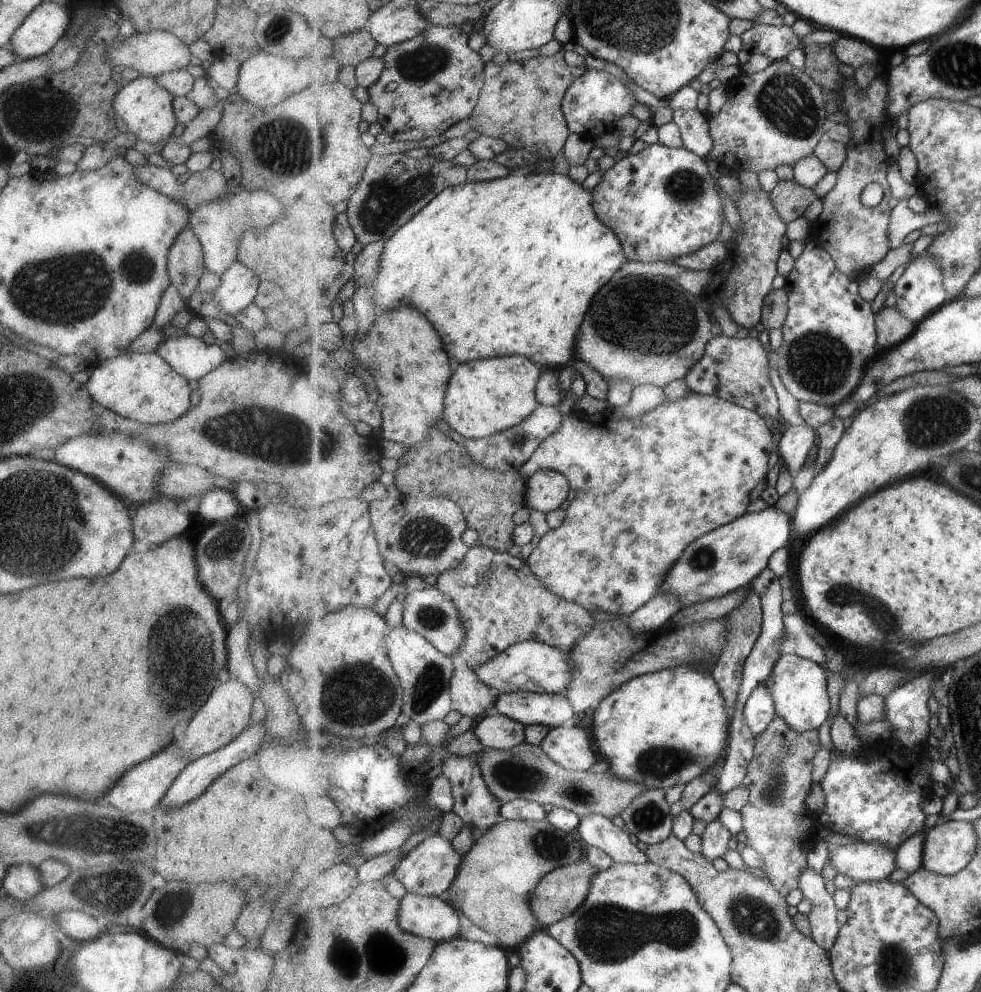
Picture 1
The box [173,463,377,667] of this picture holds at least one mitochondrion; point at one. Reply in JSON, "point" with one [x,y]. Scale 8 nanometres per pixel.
{"point":[231,543]}

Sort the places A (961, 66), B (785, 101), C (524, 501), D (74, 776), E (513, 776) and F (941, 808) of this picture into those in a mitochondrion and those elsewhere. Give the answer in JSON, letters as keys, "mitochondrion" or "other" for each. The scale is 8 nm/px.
{"A":"mitochondrion","B":"mitochondrion","C":"other","D":"other","E":"mitochondrion","F":"other"}

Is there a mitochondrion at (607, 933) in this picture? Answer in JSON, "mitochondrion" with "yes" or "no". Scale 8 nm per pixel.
{"mitochondrion":"yes"}

